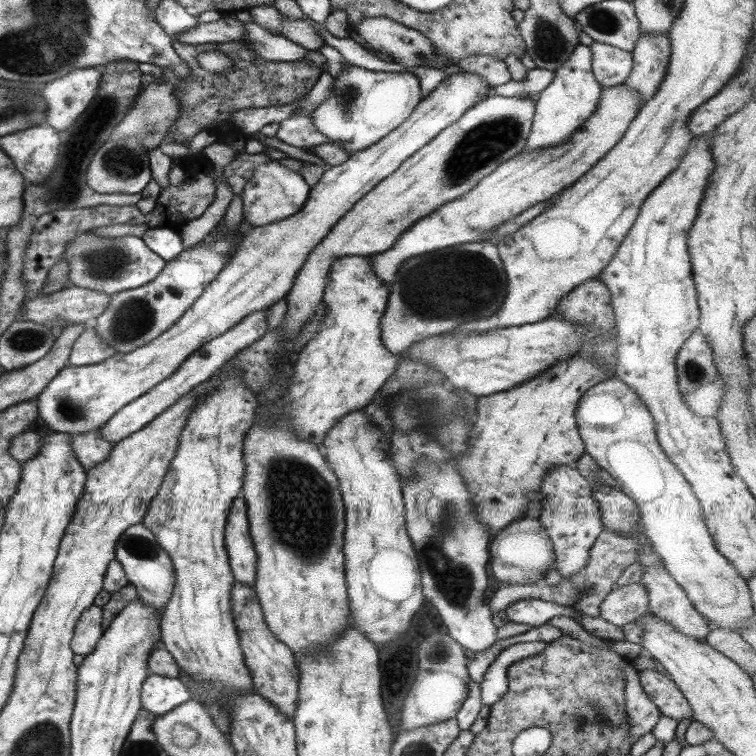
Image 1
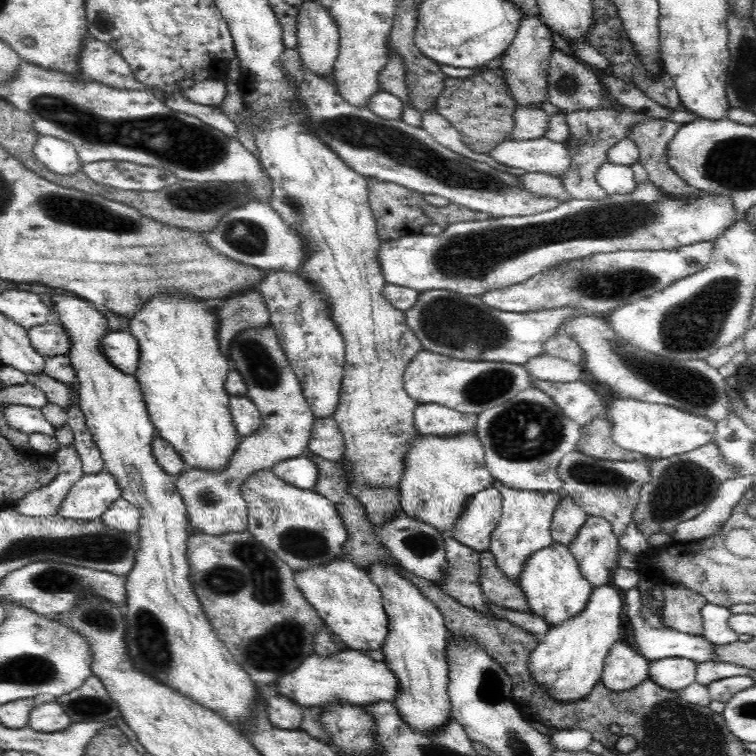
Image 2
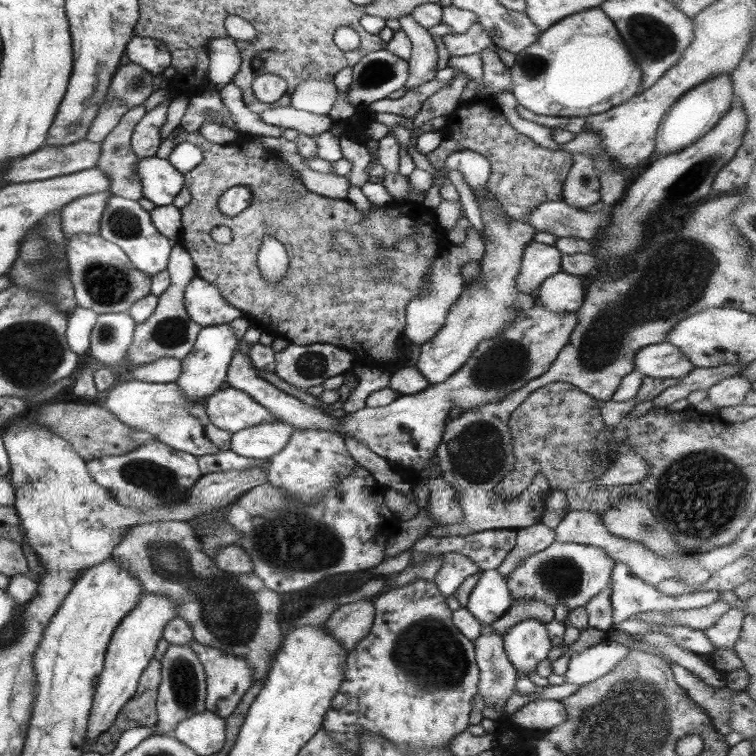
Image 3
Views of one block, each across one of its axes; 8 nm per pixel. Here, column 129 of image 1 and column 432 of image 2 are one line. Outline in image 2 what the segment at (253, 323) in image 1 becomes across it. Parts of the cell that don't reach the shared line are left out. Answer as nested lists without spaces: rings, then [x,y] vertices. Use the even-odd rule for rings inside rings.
[[[416,403],[413,408],[414,428],[420,435],[446,436],[475,428],[477,415],[458,412],[442,404]]]

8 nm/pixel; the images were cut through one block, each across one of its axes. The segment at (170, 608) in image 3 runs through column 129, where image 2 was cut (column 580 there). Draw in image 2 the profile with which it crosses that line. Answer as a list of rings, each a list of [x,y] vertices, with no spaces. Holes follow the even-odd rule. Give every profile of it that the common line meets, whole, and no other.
[[[612,584],[591,588],[590,598],[586,601],[586,606],[578,615],[560,622],[558,626],[542,636],[541,644],[530,654],[531,676],[542,685],[544,692],[550,692],[552,697],[560,701],[573,701],[581,699],[593,687],[593,684],[600,680],[604,669],[604,662],[607,652],[620,640],[620,626],[622,626],[622,596],[618,588]]]

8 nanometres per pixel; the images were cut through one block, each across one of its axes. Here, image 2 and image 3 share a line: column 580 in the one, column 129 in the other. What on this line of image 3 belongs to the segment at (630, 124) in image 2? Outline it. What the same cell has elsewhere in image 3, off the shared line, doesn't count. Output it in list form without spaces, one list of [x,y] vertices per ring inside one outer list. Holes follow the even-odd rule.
[[[141,105],[130,108],[109,132],[109,135],[100,143],[100,154],[95,168],[104,172],[109,178],[109,193],[114,196],[124,197],[126,200],[137,201],[142,197],[141,182],[139,182],[137,158],[130,148],[130,139],[137,122],[145,115],[145,107]]]

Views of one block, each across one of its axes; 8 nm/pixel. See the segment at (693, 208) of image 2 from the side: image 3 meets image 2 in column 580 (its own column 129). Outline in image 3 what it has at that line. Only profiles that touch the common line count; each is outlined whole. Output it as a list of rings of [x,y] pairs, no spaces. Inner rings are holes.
[[[114,195],[109,196],[109,200],[103,207],[99,224],[97,234],[116,244],[133,264],[135,270],[144,272],[150,277],[165,270],[173,244],[151,224],[149,212],[139,207],[136,201]]]

